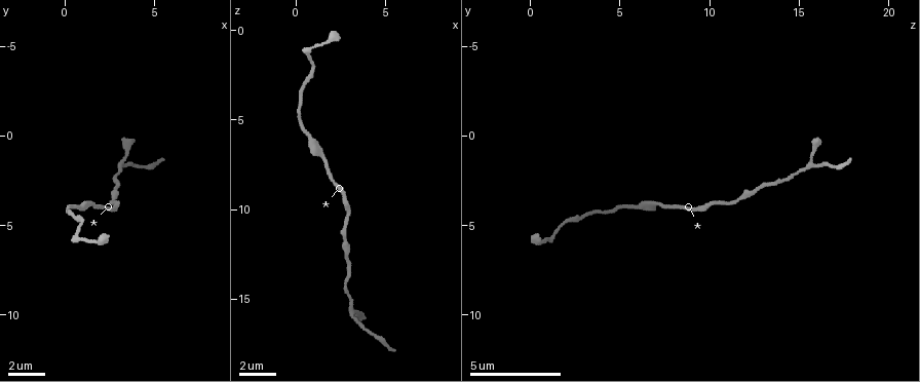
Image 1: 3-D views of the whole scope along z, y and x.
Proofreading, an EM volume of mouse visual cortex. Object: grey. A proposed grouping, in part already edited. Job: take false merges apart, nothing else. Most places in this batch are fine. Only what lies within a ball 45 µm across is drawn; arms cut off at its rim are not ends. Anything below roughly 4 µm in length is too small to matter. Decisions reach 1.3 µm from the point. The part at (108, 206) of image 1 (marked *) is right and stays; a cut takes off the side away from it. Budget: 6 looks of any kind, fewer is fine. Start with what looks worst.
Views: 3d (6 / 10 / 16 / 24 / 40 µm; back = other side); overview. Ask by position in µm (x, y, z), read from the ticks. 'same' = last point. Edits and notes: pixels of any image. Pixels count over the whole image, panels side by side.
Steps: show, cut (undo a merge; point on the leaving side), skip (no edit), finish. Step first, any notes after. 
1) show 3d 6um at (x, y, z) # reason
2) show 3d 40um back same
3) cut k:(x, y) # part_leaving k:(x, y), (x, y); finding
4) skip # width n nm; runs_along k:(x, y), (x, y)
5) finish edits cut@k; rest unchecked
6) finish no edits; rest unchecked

show 3d 6um at (2.9, 2.8, 13.4) # thick turns thin

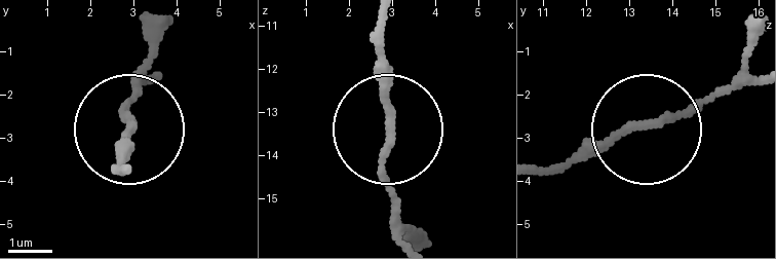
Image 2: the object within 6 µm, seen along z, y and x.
skip # runs_along 2:(379, 21), (389, 237); one neuron here

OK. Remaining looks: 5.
show 3d 10um at (0.7, 5.7, 1.2) # sudden change in width

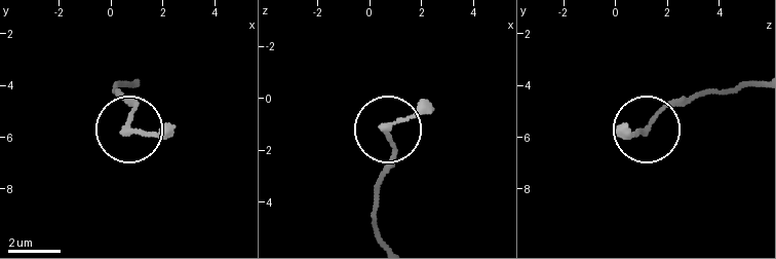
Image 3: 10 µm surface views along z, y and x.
skip # runs_along 3:(386, 241), (373, 214), (373, 194), (392, 148), (386, 130); continuous, no second neuron

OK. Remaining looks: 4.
show 3d 10um at (0.4, 4.0, 5.4) # sudden change in width

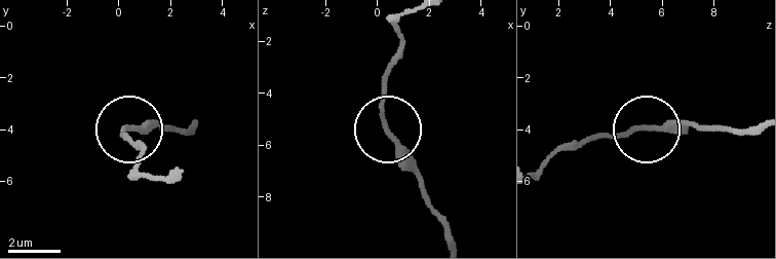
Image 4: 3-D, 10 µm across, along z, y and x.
skip # runs_along 4:(440, 216), (412, 158), (389, 132), (381, 105), (387, 68); continuous, no second neuron

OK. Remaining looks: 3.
finish no edits; rest unchecked

